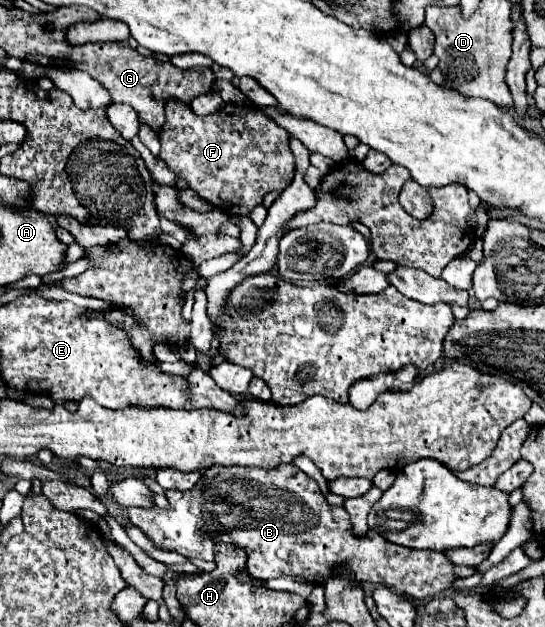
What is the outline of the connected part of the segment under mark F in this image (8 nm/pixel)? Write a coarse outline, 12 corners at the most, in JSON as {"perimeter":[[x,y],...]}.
{"perimeter":[[168,98],[160,158],[224,214],[294,178],[290,134],[256,108]]}

